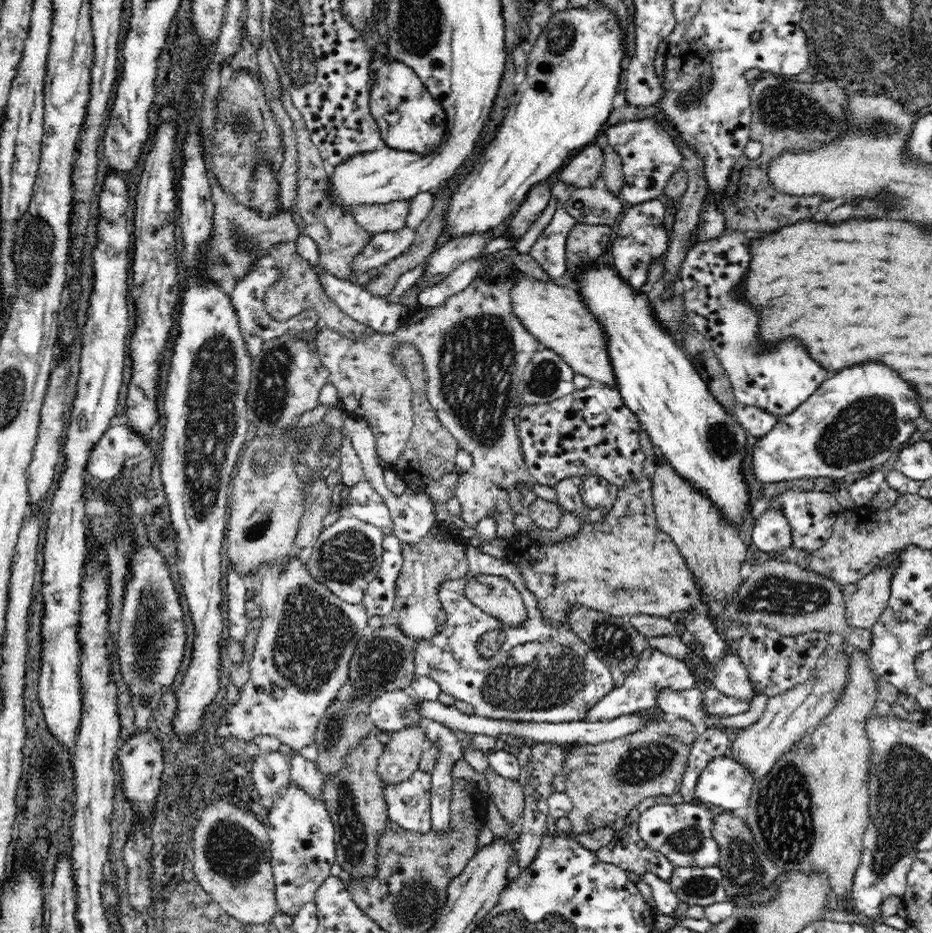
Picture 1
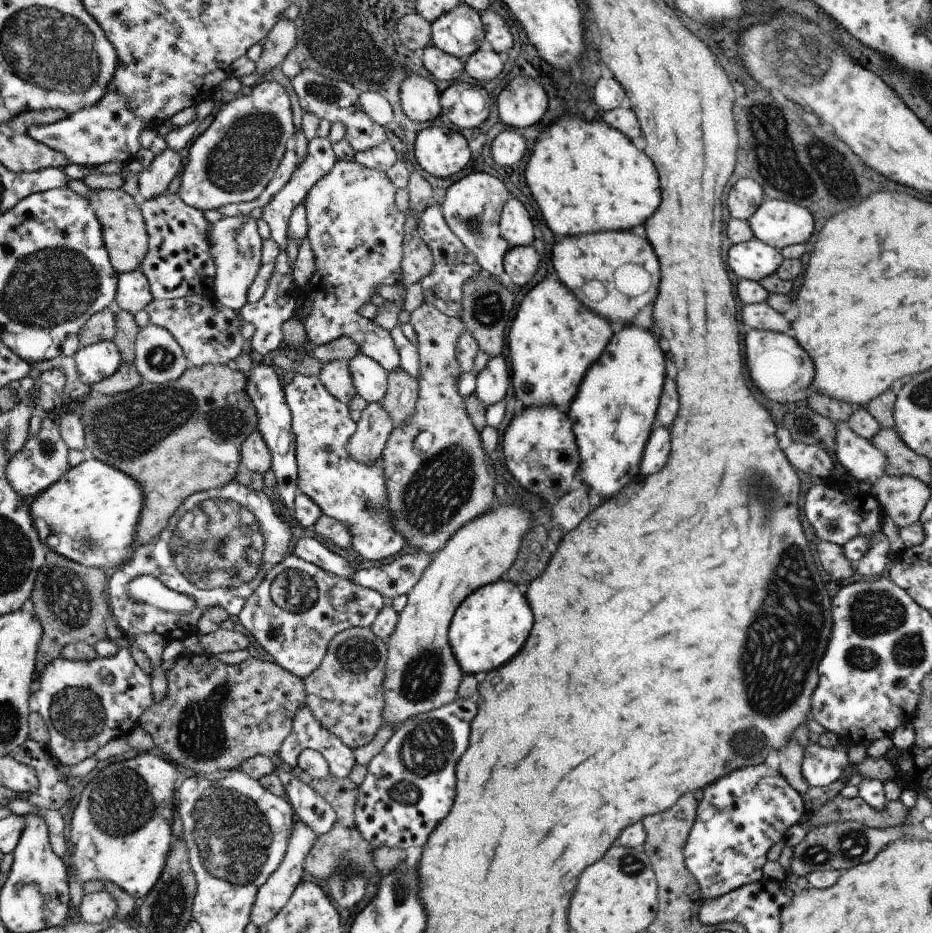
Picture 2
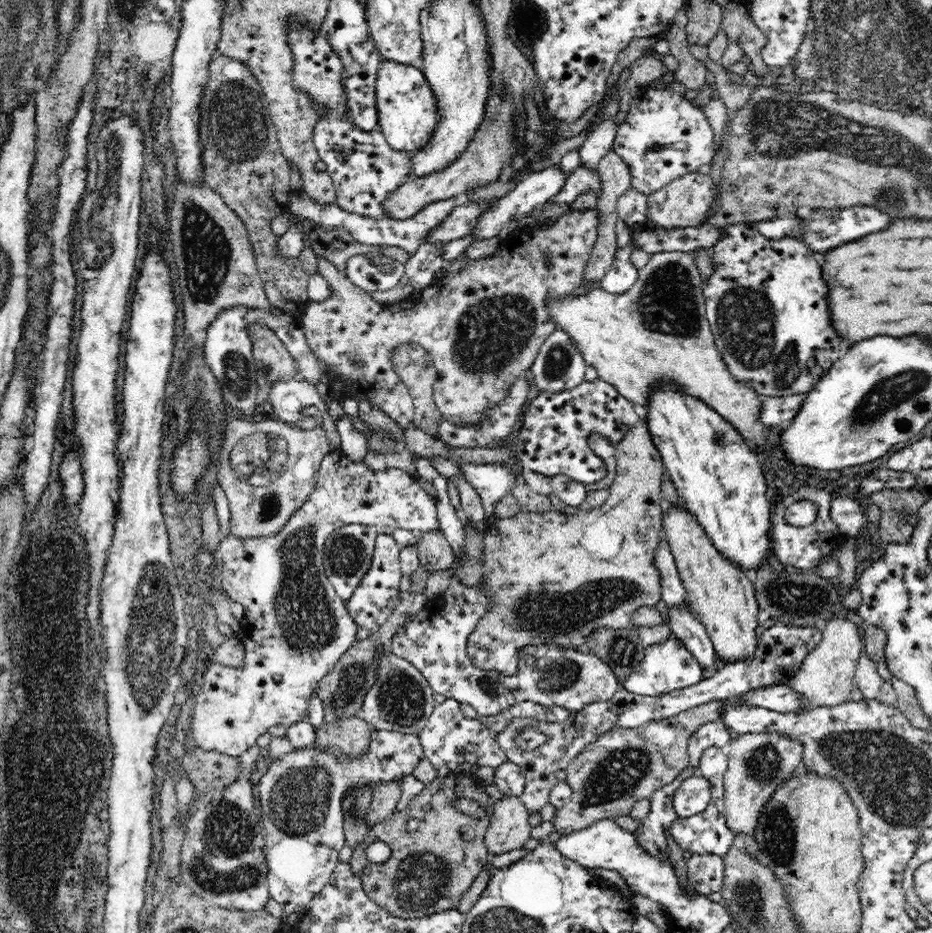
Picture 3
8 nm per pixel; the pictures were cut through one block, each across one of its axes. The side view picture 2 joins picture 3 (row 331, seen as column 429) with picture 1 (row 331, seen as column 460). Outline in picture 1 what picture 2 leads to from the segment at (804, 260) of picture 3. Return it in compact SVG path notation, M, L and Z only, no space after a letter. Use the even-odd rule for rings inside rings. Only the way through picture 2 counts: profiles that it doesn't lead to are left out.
M744 230L737 235L724 235L716 240L696 242L686 254L681 268L680 283L684 290L684 307L686 307L686 322L691 323L712 345L717 360L722 364L726 375L732 383L735 400L744 406L756 406L778 417L786 416L796 410L800 404L808 400L808 396L818 390L818 386L828 380L830 372L826 372L820 364L812 362L812 358L804 352L800 340L786 340L774 350L764 352L756 338L758 318L742 300L743 278L751 259L750 245L756 238L748 238Z

